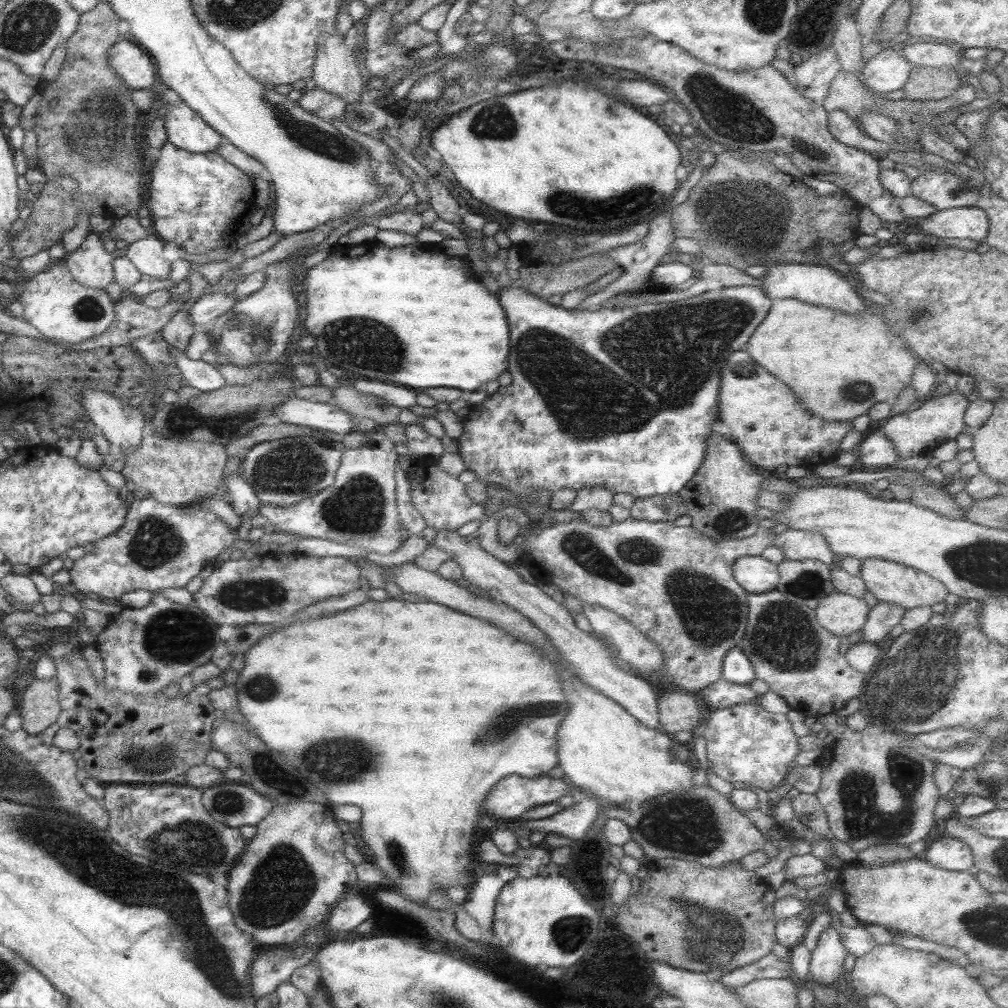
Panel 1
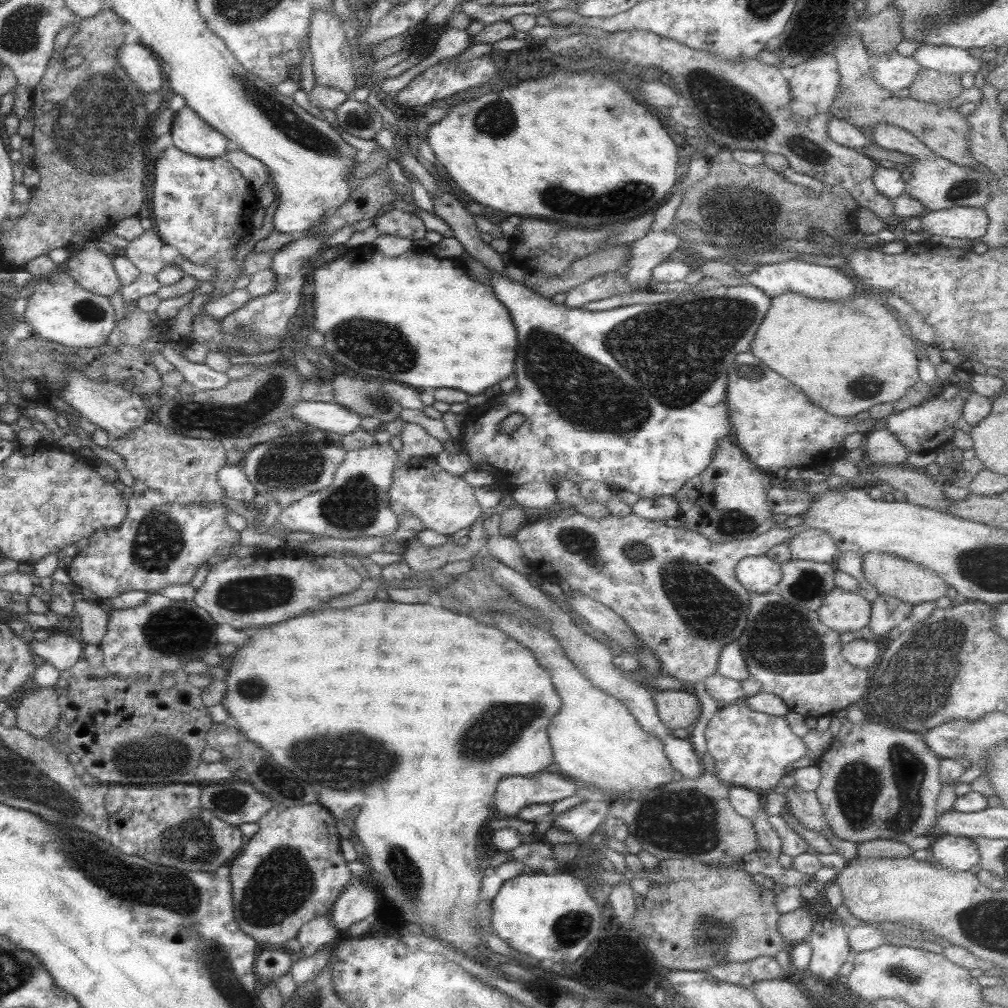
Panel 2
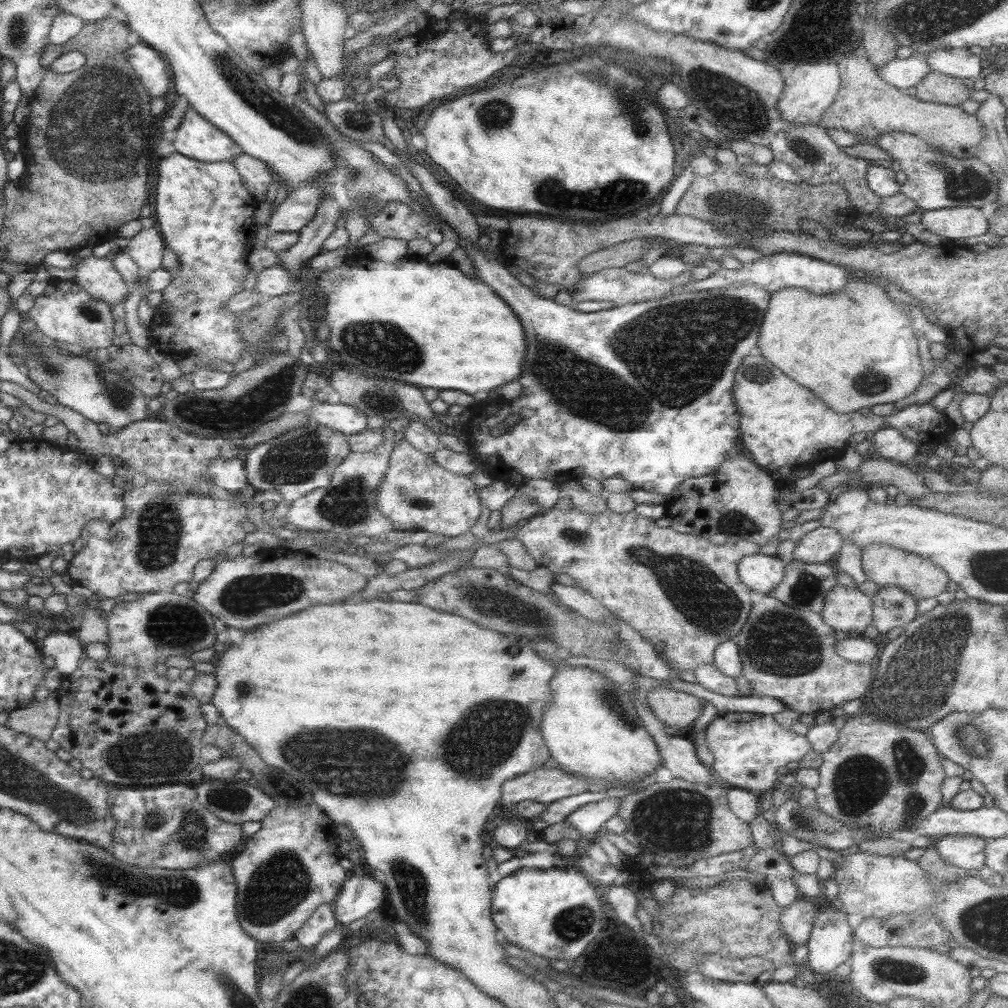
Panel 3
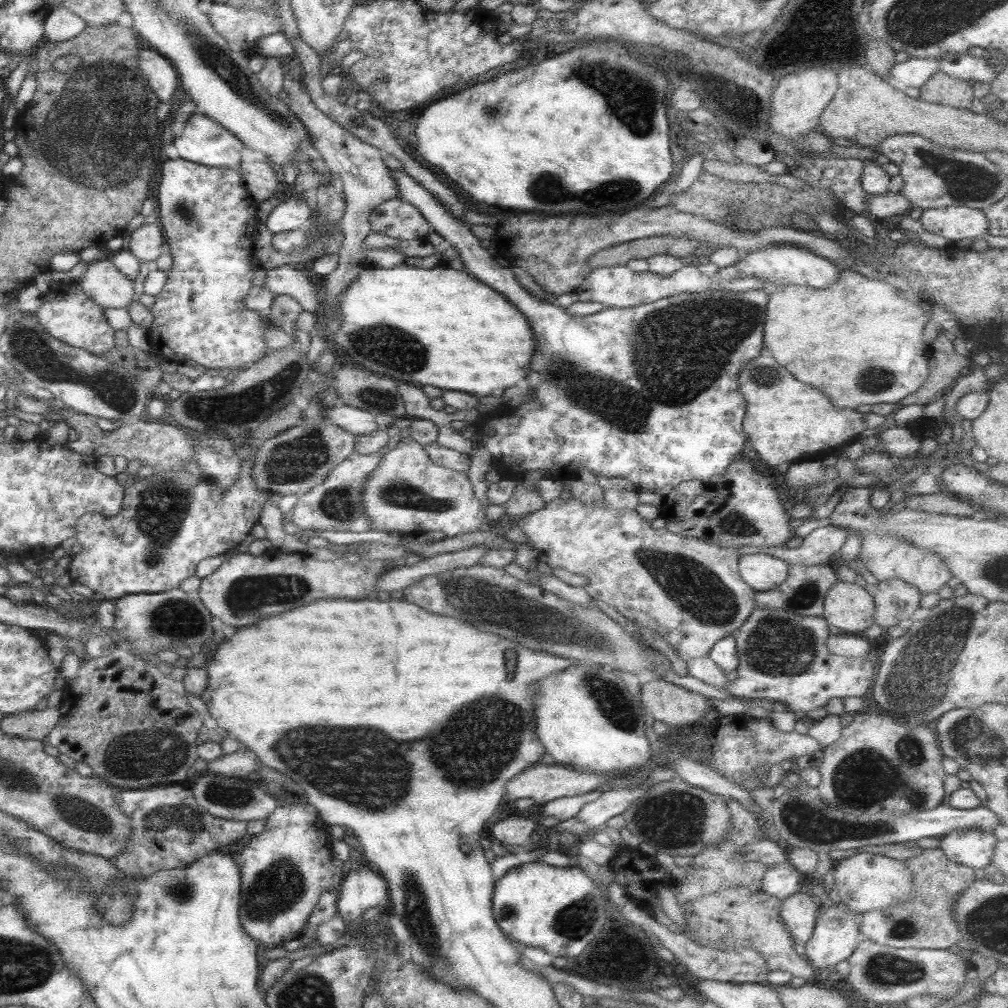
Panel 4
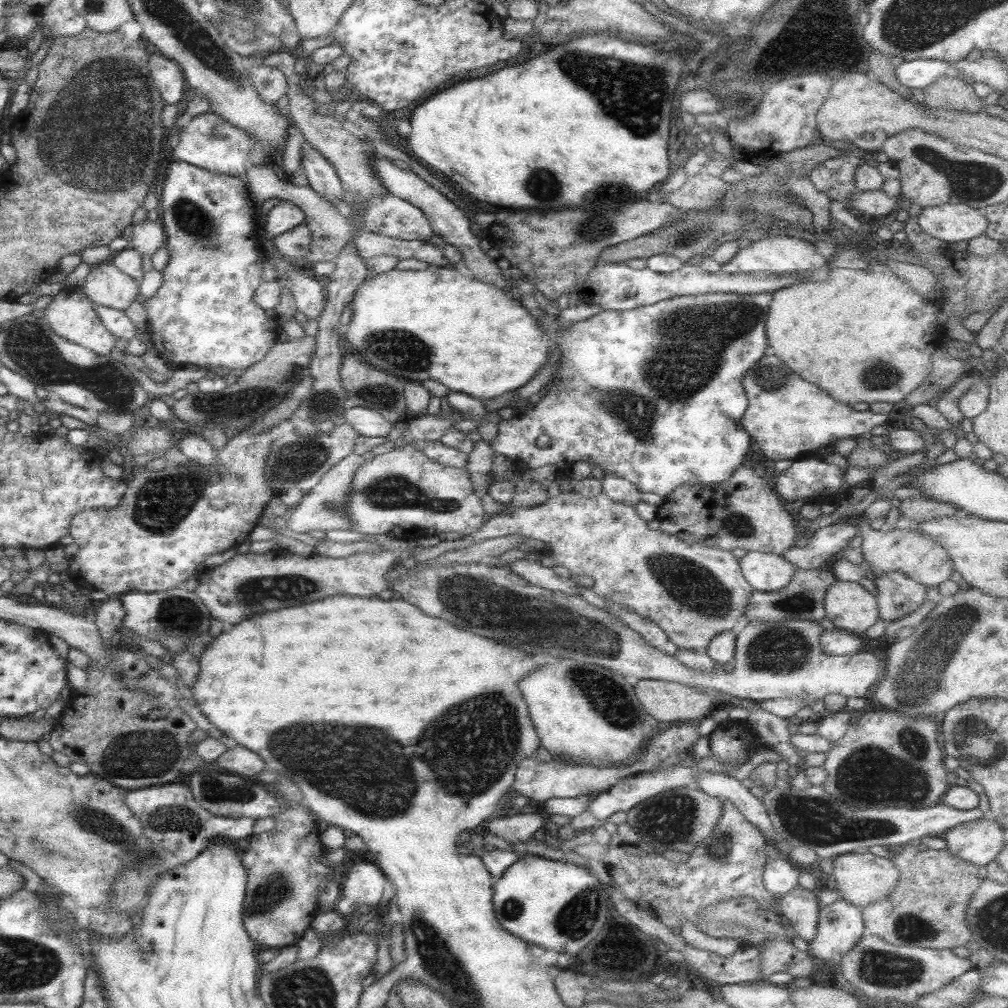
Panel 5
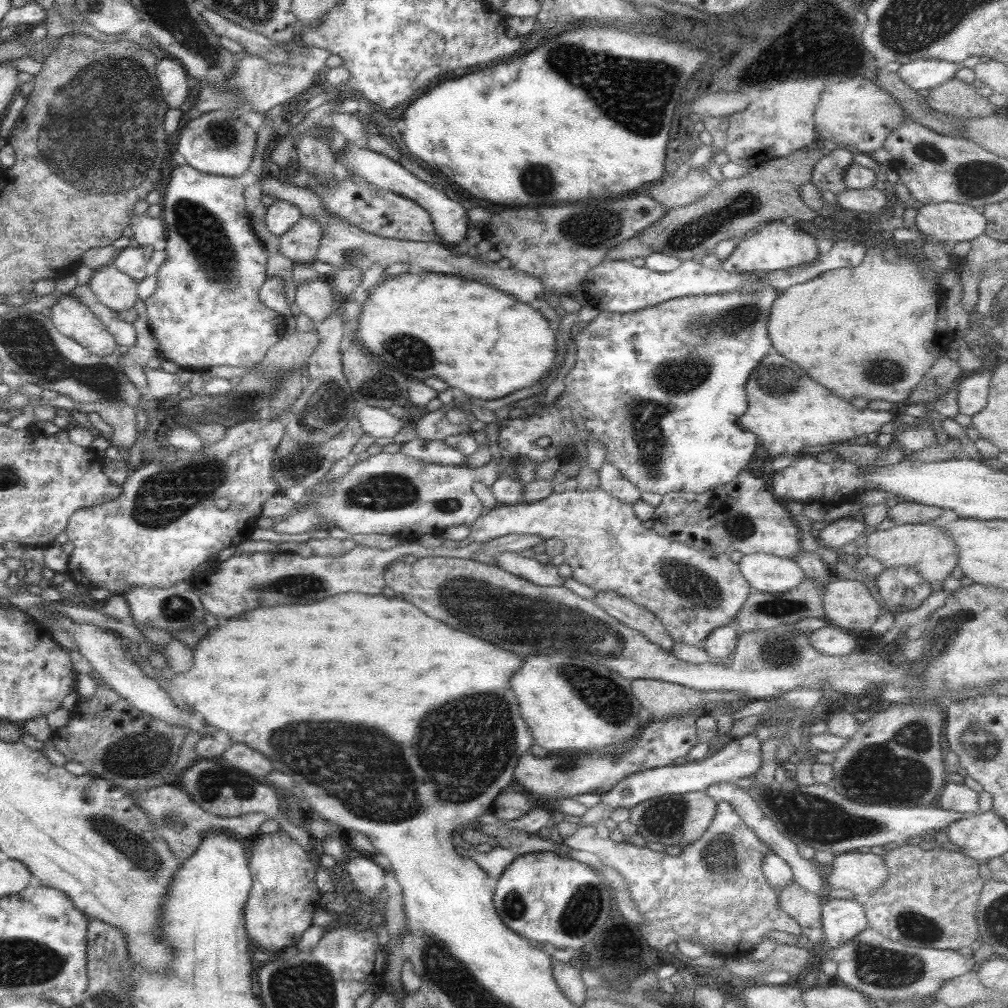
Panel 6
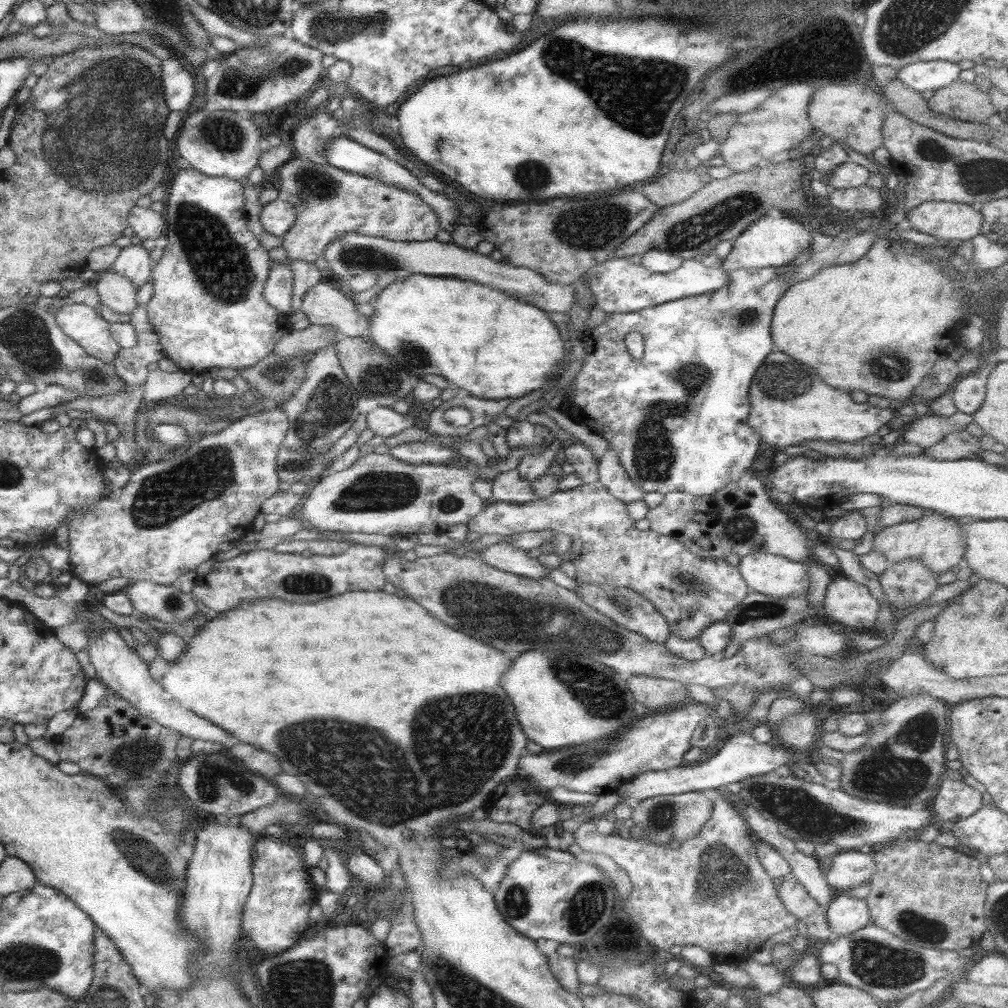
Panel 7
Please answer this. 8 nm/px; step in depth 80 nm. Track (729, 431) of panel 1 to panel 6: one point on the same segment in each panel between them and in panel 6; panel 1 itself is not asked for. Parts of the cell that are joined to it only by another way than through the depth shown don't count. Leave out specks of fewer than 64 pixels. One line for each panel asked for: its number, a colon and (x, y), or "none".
2: (776, 426)
3: (780, 422)
4: (784, 421)
5: (787, 418)
6: (789, 414)

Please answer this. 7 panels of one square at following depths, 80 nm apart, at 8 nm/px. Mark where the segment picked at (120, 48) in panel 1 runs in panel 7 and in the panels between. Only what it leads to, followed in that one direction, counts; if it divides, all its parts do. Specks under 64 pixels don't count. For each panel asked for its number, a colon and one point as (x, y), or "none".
2: (141, 65)
3: (151, 70)
4: (160, 76)
5: (166, 76)
6: (171, 78)
7: (177, 80)

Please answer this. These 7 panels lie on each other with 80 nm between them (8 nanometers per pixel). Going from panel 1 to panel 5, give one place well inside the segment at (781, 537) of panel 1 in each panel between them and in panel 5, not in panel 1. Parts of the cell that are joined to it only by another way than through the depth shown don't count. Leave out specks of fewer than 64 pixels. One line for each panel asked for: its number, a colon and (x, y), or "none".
2: (812, 545)
3: (817, 546)
4: (821, 543)
5: (826, 543)

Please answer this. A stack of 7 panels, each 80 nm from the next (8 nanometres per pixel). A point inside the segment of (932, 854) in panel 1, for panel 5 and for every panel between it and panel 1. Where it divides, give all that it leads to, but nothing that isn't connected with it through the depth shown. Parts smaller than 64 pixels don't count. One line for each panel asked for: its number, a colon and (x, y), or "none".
2: (955, 853)
3: (966, 852)
4: (970, 848)
5: (977, 842)

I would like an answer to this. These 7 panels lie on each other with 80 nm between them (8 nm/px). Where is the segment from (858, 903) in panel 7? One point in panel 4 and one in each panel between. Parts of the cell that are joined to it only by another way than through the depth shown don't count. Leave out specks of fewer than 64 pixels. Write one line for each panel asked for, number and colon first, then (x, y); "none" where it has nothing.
4: (833, 938)
5: (839, 925)
6: (841, 919)

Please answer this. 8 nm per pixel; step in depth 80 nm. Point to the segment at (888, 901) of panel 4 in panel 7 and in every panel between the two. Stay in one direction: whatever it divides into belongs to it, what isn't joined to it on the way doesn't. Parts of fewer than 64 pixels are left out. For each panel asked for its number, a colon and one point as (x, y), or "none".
5: (860, 878)
6: (862, 873)
7: (848, 869)

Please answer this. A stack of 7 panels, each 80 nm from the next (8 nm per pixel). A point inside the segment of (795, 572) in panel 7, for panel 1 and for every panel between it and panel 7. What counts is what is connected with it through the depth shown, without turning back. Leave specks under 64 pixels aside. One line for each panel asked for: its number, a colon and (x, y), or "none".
1: (755, 575)
2: (757, 574)
3: (760, 574)
4: (760, 572)
5: (764, 572)
6: (764, 573)

